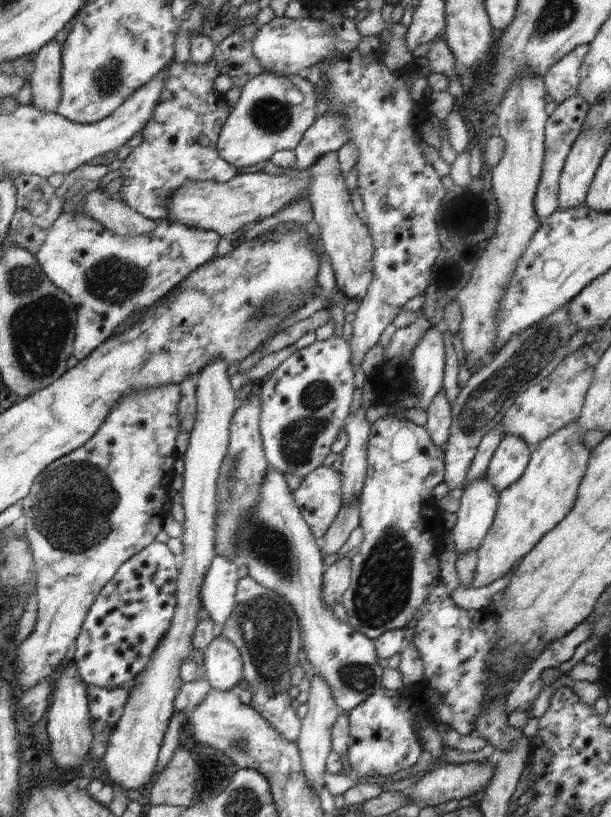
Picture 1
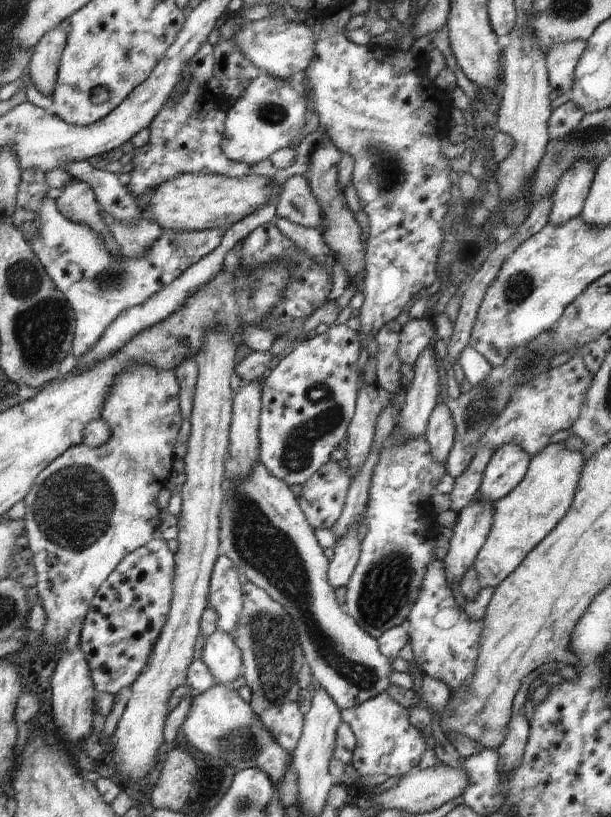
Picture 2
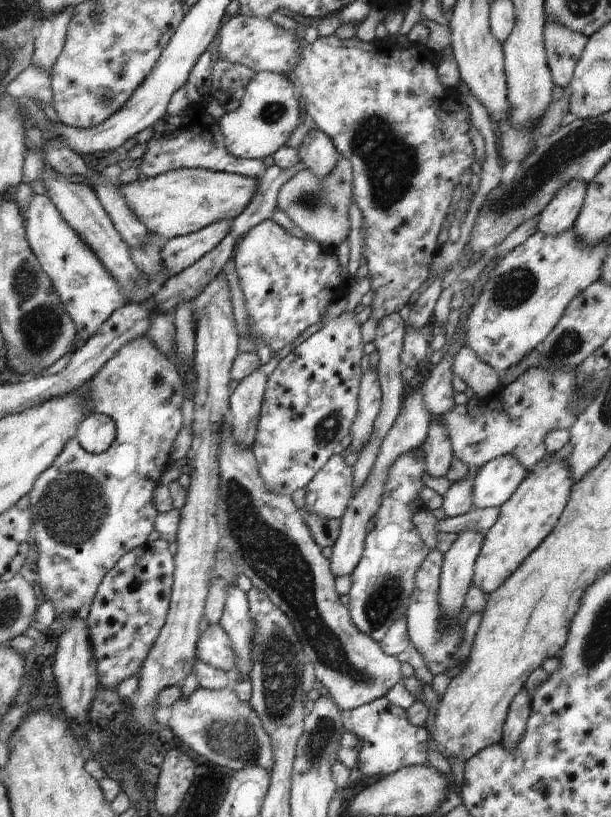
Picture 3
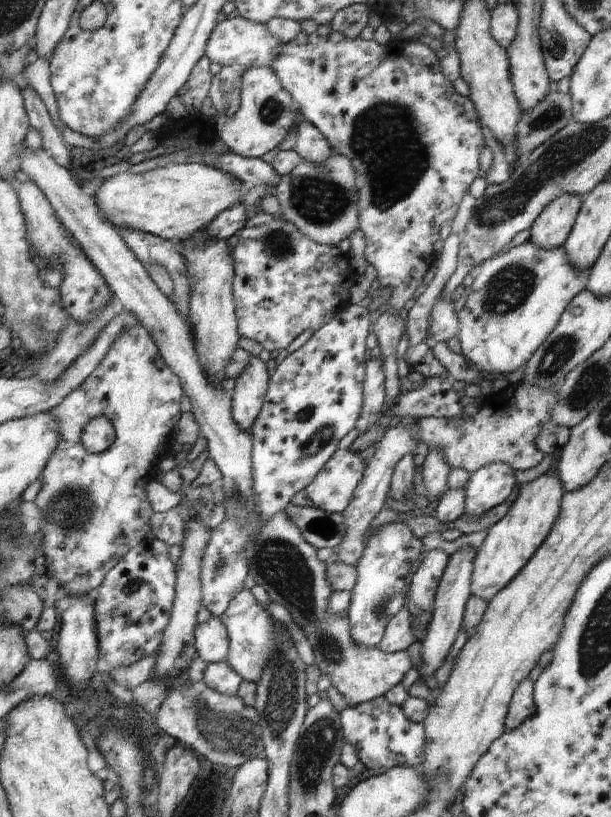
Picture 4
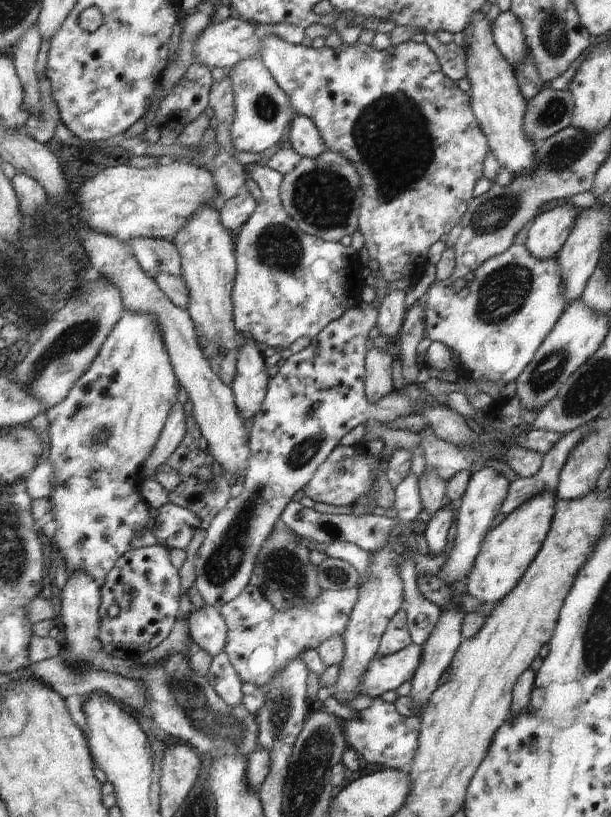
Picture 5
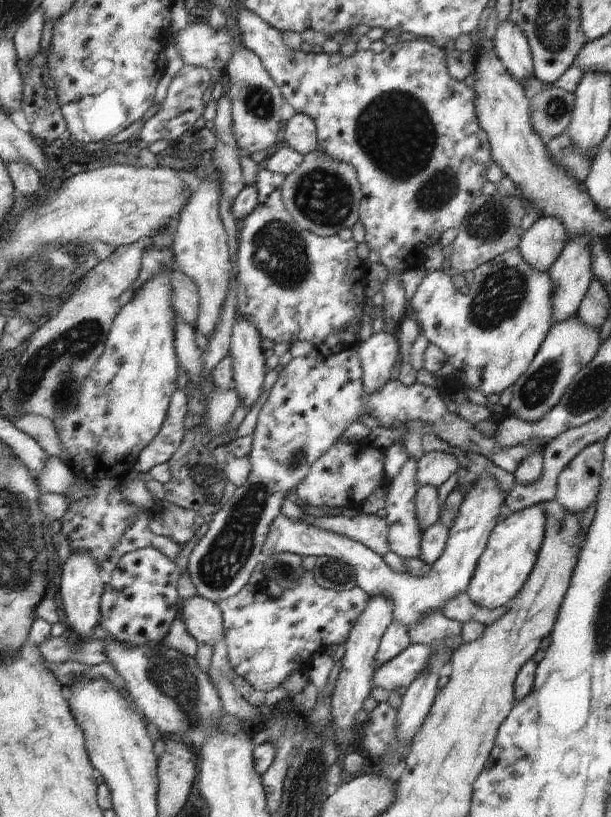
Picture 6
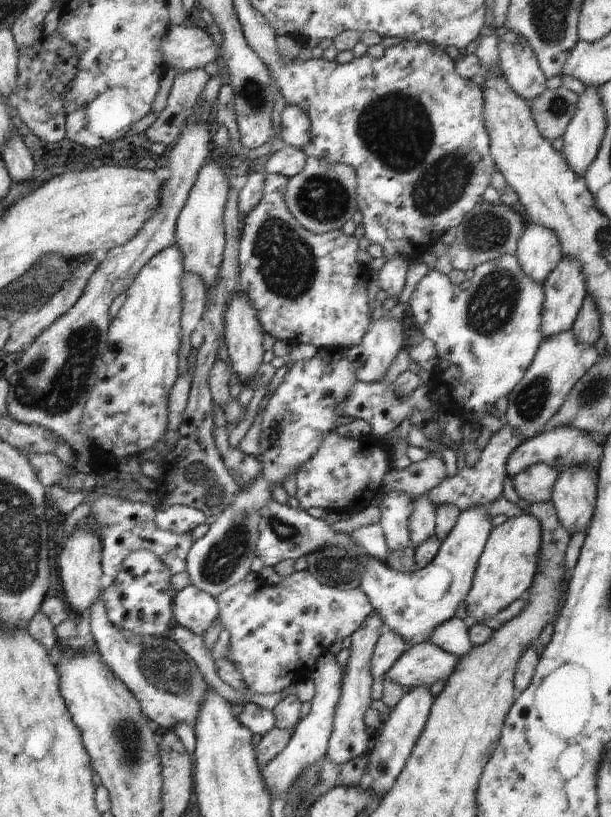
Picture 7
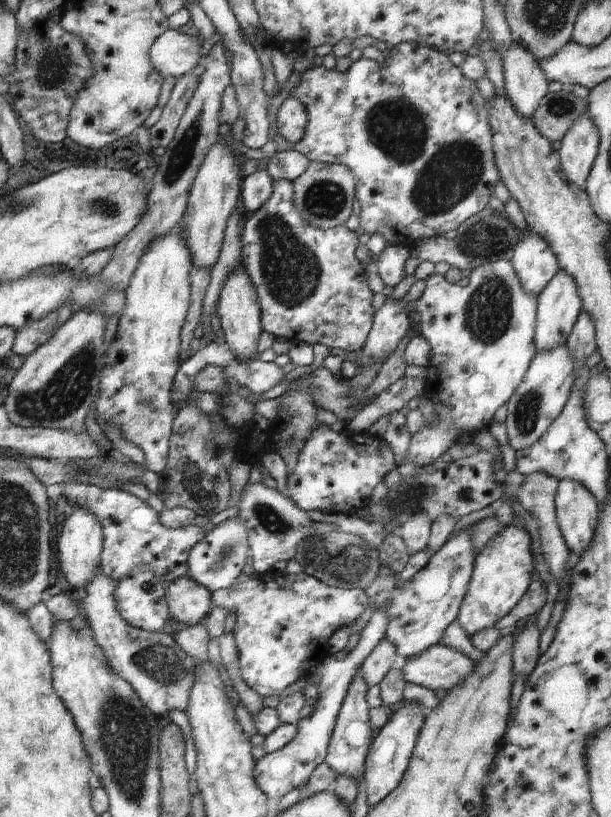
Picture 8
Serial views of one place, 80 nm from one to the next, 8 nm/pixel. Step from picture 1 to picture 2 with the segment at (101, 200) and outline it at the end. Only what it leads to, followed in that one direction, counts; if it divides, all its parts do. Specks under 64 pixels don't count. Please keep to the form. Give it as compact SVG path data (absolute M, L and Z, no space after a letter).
M102 211L102 218L106 226L110 228L112 236L121 249L122 255L128 258L142 258L150 246L156 244L156 240L162 236L162 228L156 222L150 222L143 216L134 224L122 224L114 220L112 214Z

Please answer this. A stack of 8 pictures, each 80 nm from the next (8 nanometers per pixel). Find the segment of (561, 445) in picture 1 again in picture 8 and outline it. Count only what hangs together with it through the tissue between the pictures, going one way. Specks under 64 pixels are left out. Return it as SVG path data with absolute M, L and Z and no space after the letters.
M506 523L475 556L473 573L457 616L460 626L470 638L479 630L493 627L528 590L535 570L530 545L531 538L524 524Z

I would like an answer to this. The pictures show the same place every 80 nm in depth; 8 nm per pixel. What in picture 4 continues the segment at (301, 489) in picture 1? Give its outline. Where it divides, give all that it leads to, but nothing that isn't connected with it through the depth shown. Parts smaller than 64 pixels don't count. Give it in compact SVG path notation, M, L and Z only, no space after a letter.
M348 449L336 450L312 483L304 488L306 496L315 508L341 514L350 505L367 461Z

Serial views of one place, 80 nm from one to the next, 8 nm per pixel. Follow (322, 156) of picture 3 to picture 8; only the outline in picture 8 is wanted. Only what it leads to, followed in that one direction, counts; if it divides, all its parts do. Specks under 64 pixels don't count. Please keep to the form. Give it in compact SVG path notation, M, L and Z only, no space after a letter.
M289 96L276 112L276 122L278 134L288 142L300 142L308 124L305 106L298 99Z

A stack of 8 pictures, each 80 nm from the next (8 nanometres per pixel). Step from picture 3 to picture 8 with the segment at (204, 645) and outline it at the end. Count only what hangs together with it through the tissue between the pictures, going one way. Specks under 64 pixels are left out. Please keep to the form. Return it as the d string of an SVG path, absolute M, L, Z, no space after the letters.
M189 577L175 579L165 592L171 618L189 626L207 620L214 608L211 593Z

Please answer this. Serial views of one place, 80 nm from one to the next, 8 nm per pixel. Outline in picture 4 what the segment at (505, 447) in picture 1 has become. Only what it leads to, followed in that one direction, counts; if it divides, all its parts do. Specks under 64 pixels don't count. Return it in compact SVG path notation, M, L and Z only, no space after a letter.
M496 462L472 473L465 487L464 514L482 518L482 514L505 502L518 484L514 472L508 464Z

